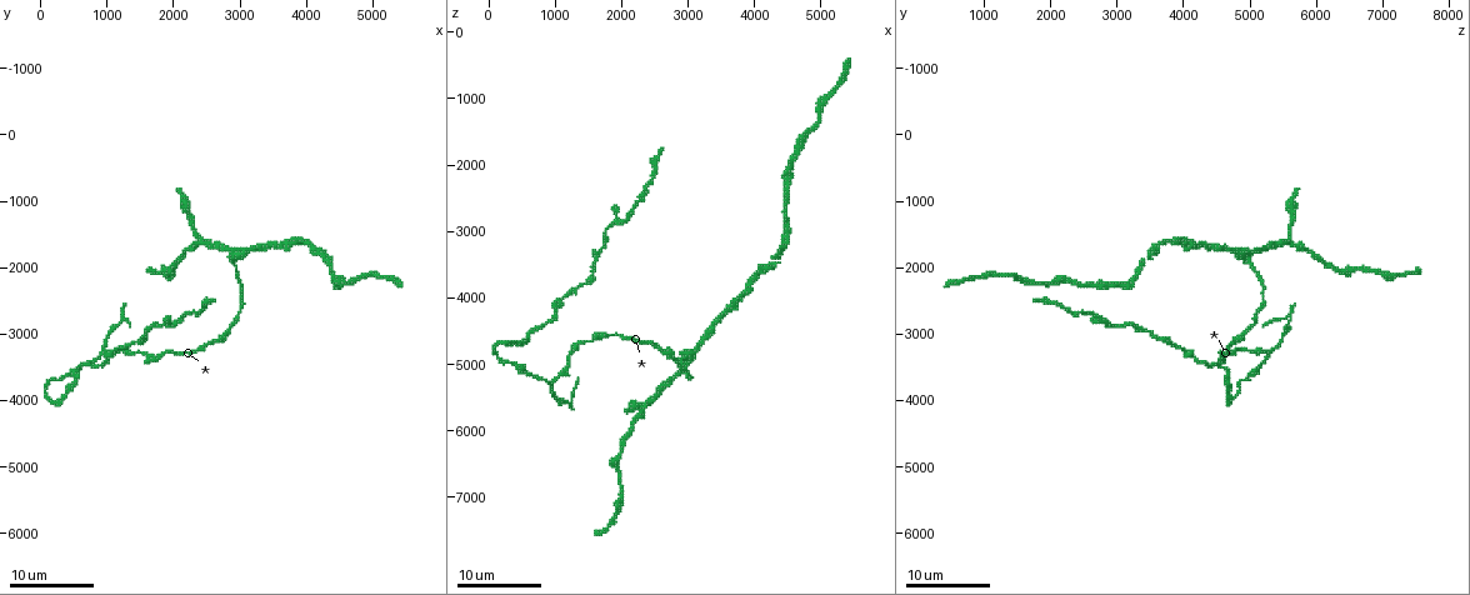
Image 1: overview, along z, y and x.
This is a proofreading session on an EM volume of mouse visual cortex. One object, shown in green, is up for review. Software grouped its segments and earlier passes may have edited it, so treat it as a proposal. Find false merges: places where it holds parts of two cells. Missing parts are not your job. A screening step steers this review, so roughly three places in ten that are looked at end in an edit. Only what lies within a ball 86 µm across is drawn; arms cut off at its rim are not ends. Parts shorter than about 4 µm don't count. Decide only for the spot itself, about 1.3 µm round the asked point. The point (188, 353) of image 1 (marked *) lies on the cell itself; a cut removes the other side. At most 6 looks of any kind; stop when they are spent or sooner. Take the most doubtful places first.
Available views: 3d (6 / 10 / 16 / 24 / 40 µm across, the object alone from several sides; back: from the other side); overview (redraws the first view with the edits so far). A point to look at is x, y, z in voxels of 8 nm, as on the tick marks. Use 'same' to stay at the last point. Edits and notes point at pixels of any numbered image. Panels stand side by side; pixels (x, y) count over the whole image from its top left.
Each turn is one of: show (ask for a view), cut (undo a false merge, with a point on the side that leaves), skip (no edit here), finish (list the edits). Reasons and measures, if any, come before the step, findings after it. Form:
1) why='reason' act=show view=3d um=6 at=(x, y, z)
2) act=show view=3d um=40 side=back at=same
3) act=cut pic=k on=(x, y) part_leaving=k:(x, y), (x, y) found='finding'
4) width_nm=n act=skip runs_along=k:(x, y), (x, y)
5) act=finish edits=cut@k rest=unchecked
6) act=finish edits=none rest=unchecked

why='small branch off a trunk' act=show view=3d um=16 at=(1200, 2900, 5550)

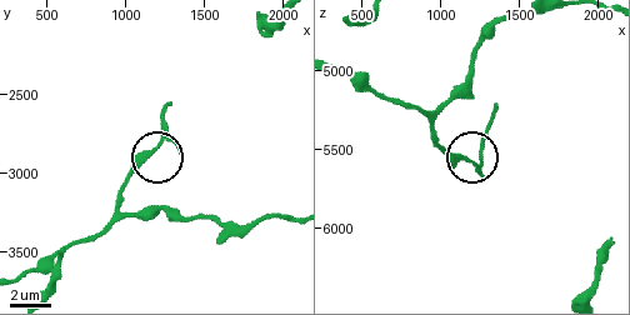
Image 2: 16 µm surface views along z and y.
why='closer look' act=show view=3d um=6 at=(1180, 2820, 5580)

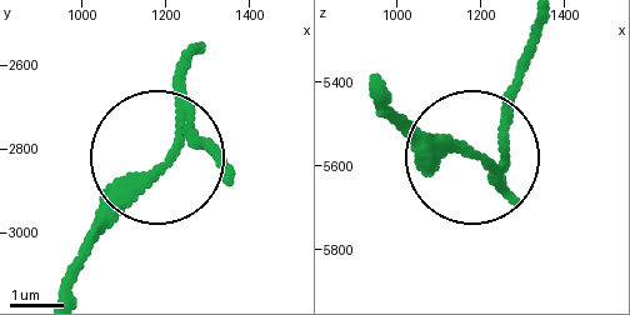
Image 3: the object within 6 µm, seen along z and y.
act=skip runs_along=3:(74, 283), (106, 216), (186, 135), (214, 149) found='continuous, no second cell'

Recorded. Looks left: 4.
act=show view=3d um=16 at=(900, 3250, 5300)

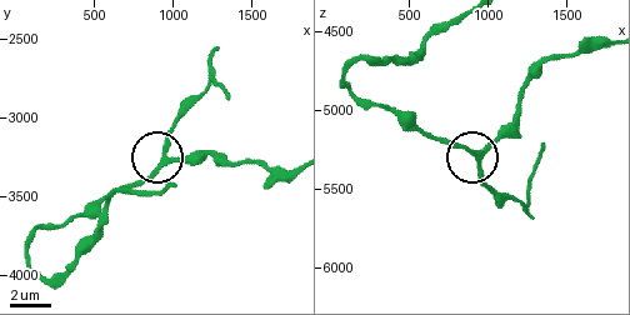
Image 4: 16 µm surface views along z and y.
why='closer look' act=show view=3d um=10 at=(940, 3280, 5320)

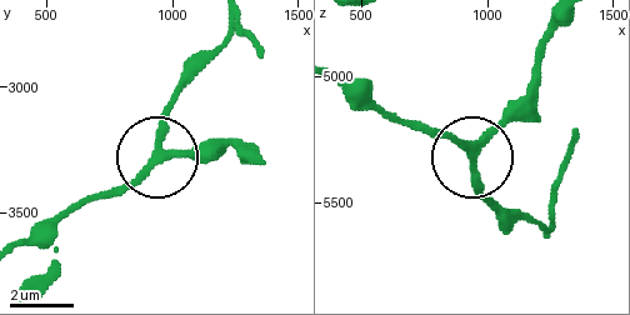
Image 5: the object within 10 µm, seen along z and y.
side_arm_um=9 act=skip runs_along=5:(558, 21), (543, 46), (539, 86), (469, 161), (485, 205) found='one cell here'

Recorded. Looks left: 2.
why='thick turns thin' act=show view=3d um=16 at=(2900, 1900, 4950)

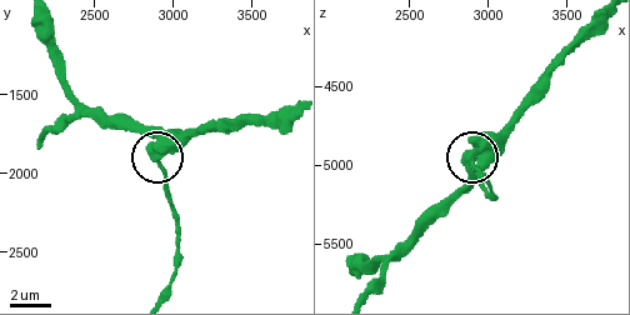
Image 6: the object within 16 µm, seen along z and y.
why='zoom in' act=show view=3d um=6 at=(2880, 1900, 4940)

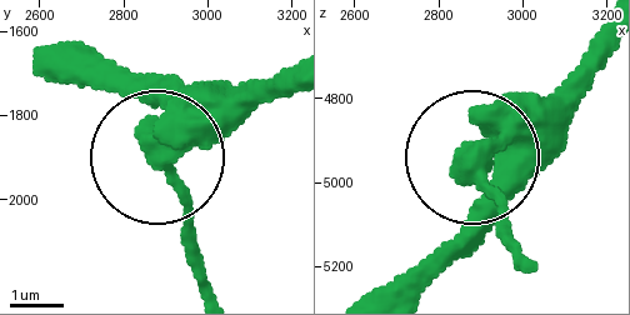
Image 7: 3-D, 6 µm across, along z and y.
act=skip runs_along=7:(526, 266), (481, 159), (563, 83) found='all the same cell'

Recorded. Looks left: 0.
act=finish edits=none rest=unchecked

